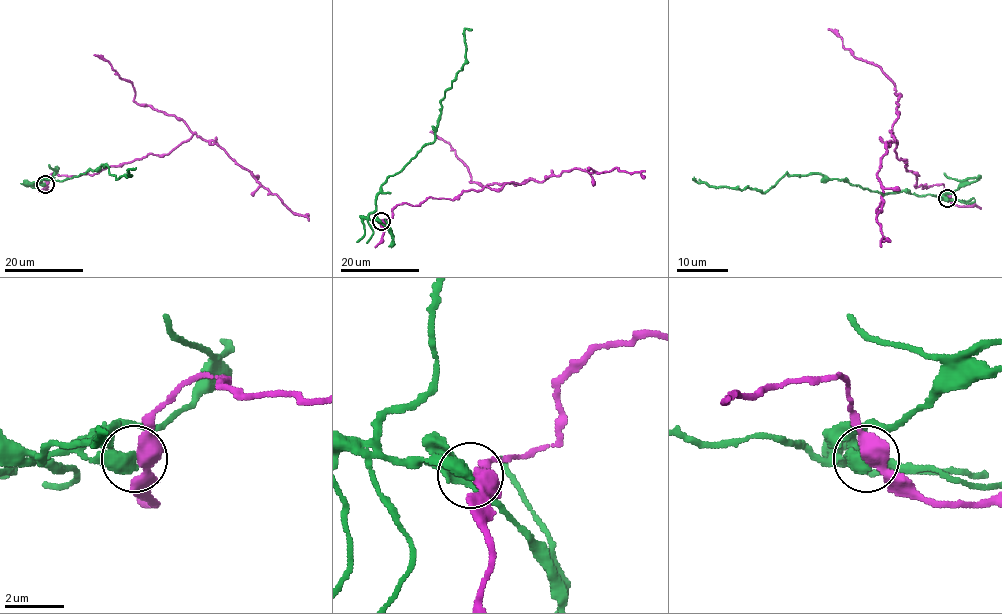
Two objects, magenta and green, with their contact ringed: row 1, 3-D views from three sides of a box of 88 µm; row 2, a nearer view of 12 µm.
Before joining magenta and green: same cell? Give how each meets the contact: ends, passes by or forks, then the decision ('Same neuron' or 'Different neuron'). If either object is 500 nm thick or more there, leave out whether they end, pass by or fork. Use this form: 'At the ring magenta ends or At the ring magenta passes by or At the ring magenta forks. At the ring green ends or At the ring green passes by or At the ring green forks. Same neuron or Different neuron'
Different neuron

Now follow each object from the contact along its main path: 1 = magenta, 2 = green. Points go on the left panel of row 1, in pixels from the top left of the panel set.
1: (44, 183), (53, 173), (92, 175), (164, 155), (192, 134), (173, 115), (138, 104), (132, 83), (93, 55)
2: (44, 183), (33, 183), (78, 177), (102, 165), (116, 178), (136, 168)

